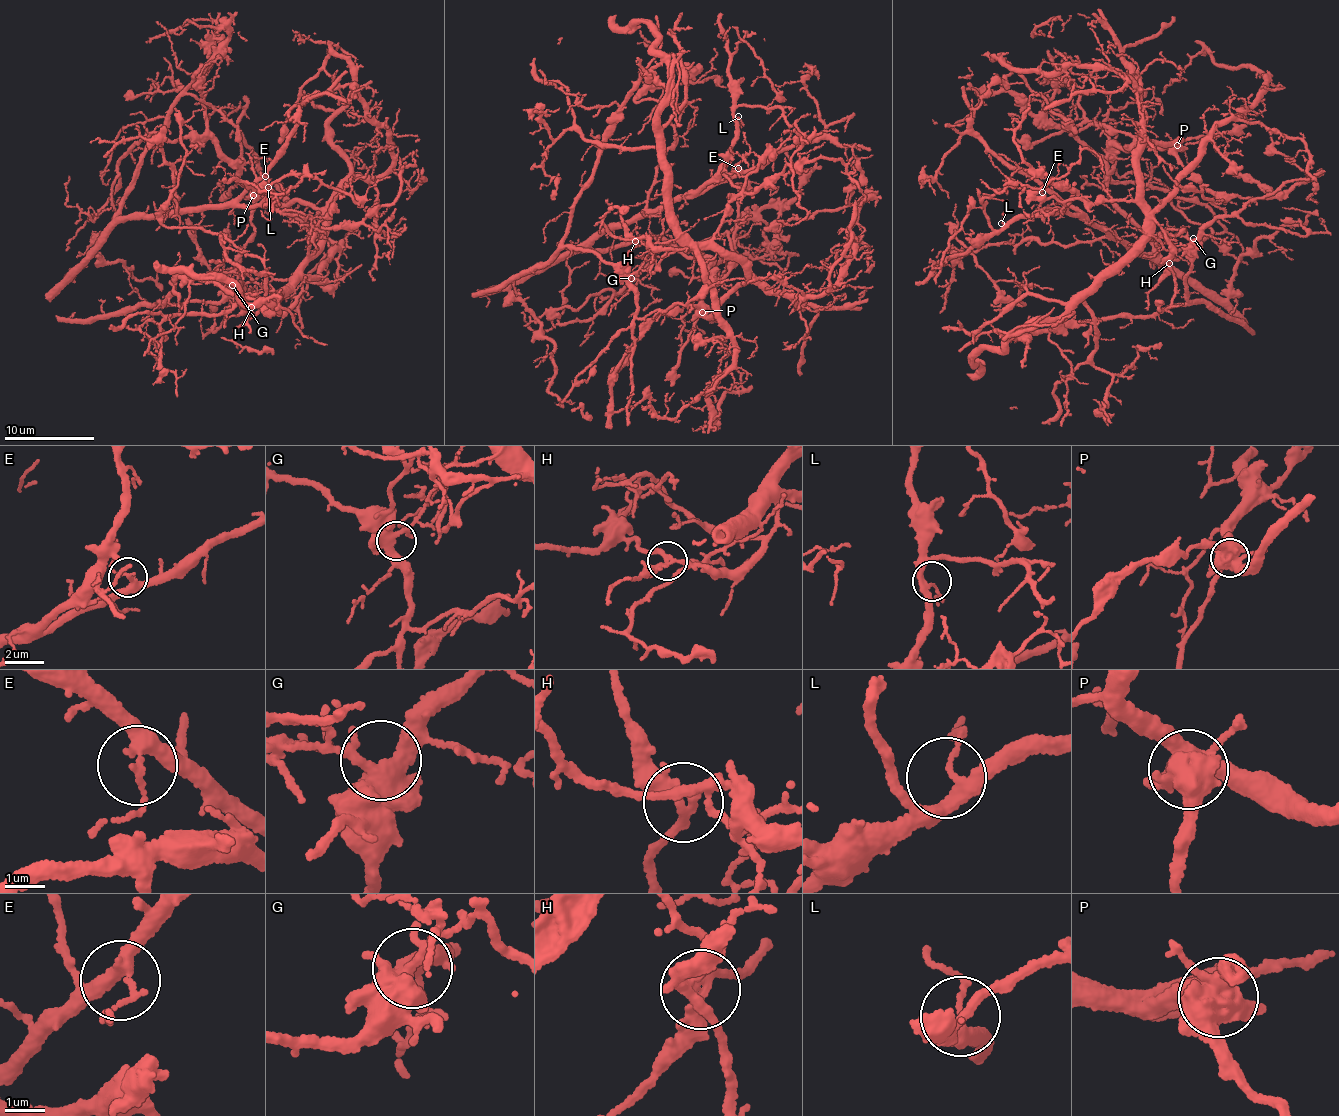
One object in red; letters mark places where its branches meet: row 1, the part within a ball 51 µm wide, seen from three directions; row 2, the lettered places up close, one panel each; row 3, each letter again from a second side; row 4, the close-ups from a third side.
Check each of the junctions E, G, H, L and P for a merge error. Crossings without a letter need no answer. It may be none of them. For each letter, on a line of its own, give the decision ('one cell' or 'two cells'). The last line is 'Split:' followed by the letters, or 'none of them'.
E: one cell
G: one cell
H: two cells
L: one cell
P: two cells
Split: H, P

